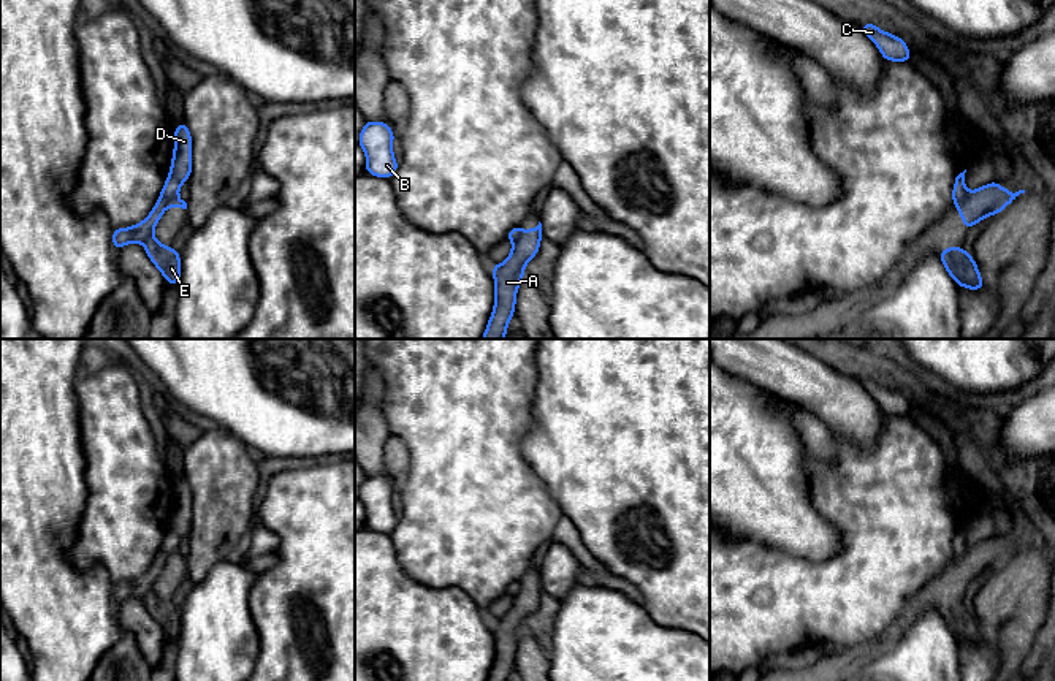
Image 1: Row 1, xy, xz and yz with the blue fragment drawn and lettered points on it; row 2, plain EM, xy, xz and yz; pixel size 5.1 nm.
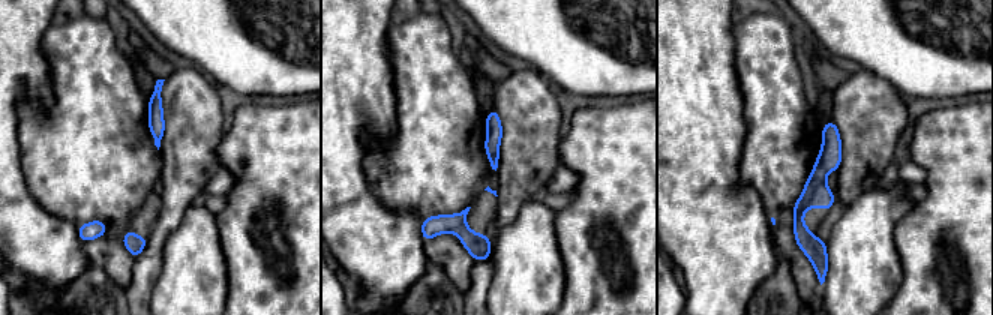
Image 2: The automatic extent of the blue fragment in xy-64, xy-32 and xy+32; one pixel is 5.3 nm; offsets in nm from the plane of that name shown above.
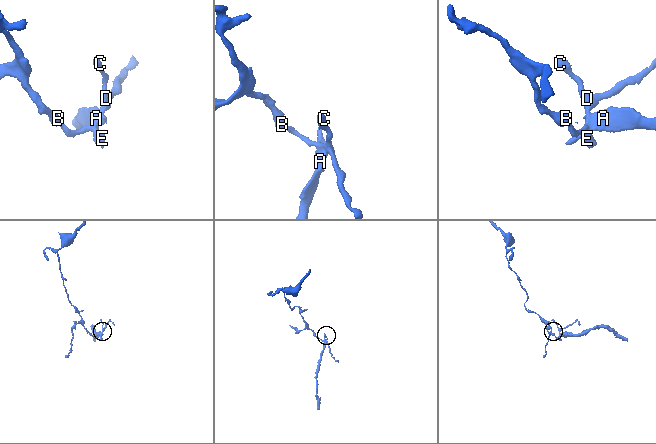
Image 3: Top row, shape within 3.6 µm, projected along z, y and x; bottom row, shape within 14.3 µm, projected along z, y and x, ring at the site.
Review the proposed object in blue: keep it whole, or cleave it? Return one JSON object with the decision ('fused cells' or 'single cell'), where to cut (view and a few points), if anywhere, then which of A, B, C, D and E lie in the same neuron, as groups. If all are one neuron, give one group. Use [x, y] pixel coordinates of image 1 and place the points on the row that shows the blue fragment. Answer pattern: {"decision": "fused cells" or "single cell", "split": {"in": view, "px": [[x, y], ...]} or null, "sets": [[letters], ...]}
{"decision": "fused cells", "split": {"in": "yz", "px": [[967, 190], [959, 203], [952, 203]]}, "sets": [["A", "E"], ["B", "C", "D"]]}

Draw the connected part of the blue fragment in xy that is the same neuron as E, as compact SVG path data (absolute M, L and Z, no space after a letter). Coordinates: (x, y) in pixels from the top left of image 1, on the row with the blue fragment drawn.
M154 234L143 242L149 260L163 274L165 280L177 288L181 280L181 255L171 245L162 245Z

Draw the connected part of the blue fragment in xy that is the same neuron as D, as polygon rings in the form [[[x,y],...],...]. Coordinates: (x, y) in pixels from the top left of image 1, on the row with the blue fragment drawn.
[[[185,122],[174,127],[174,150],[173,162],[169,165],[169,174],[162,188],[162,193],[149,212],[149,215],[138,225],[128,228],[114,228],[112,245],[120,250],[130,242],[144,242],[152,233],[158,220],[162,219],[168,201],[177,195],[179,188],[192,174],[192,135]]]

